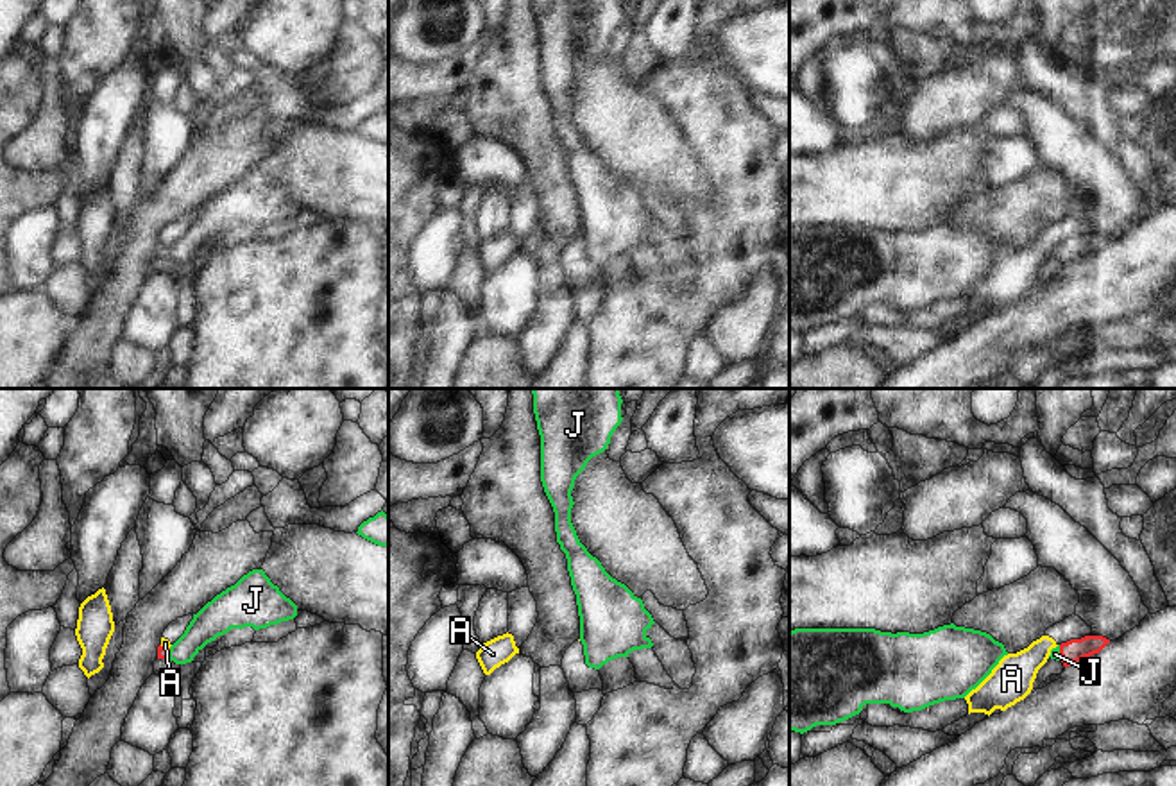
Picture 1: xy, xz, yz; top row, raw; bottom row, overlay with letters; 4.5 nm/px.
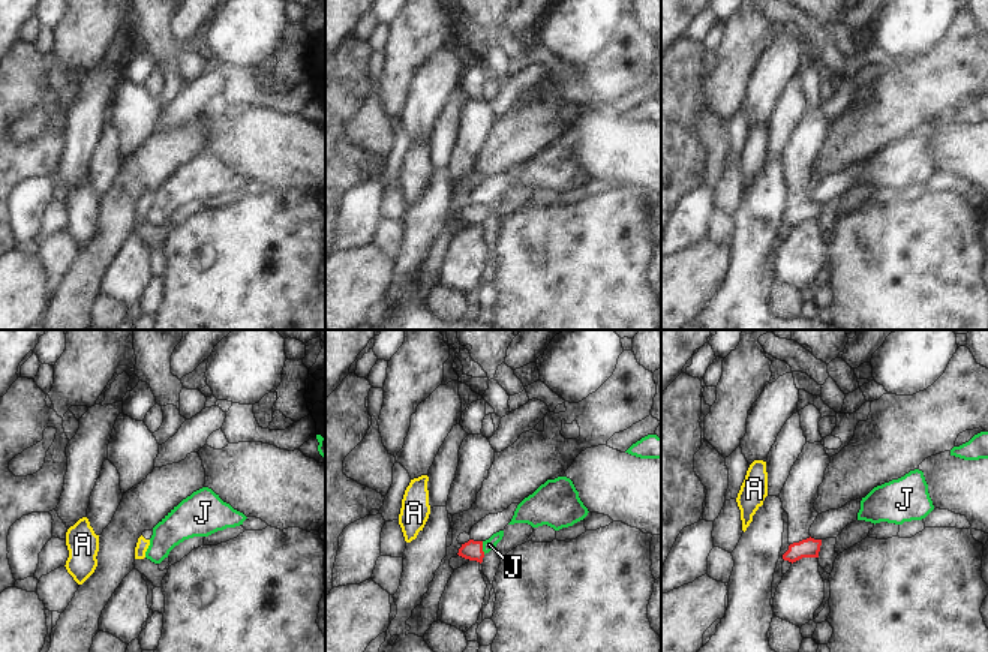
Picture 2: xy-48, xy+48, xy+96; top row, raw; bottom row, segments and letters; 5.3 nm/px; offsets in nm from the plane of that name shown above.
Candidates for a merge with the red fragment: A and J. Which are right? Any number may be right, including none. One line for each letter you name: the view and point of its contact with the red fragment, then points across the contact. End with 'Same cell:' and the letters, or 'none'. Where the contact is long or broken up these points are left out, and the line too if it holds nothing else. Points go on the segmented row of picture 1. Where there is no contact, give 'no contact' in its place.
J: meets red in yz at (1060, 652); runs through yz (1073, 650), (1060, 652), (1055, 654)
Same cell: J

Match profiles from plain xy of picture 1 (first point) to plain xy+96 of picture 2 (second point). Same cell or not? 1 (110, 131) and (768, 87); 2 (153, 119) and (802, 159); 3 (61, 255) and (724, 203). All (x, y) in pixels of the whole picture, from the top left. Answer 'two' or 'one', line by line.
1: one
2: one
3: one

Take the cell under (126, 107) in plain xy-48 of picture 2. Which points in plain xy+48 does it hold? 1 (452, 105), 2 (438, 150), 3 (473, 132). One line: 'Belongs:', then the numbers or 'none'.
Belongs: 3

